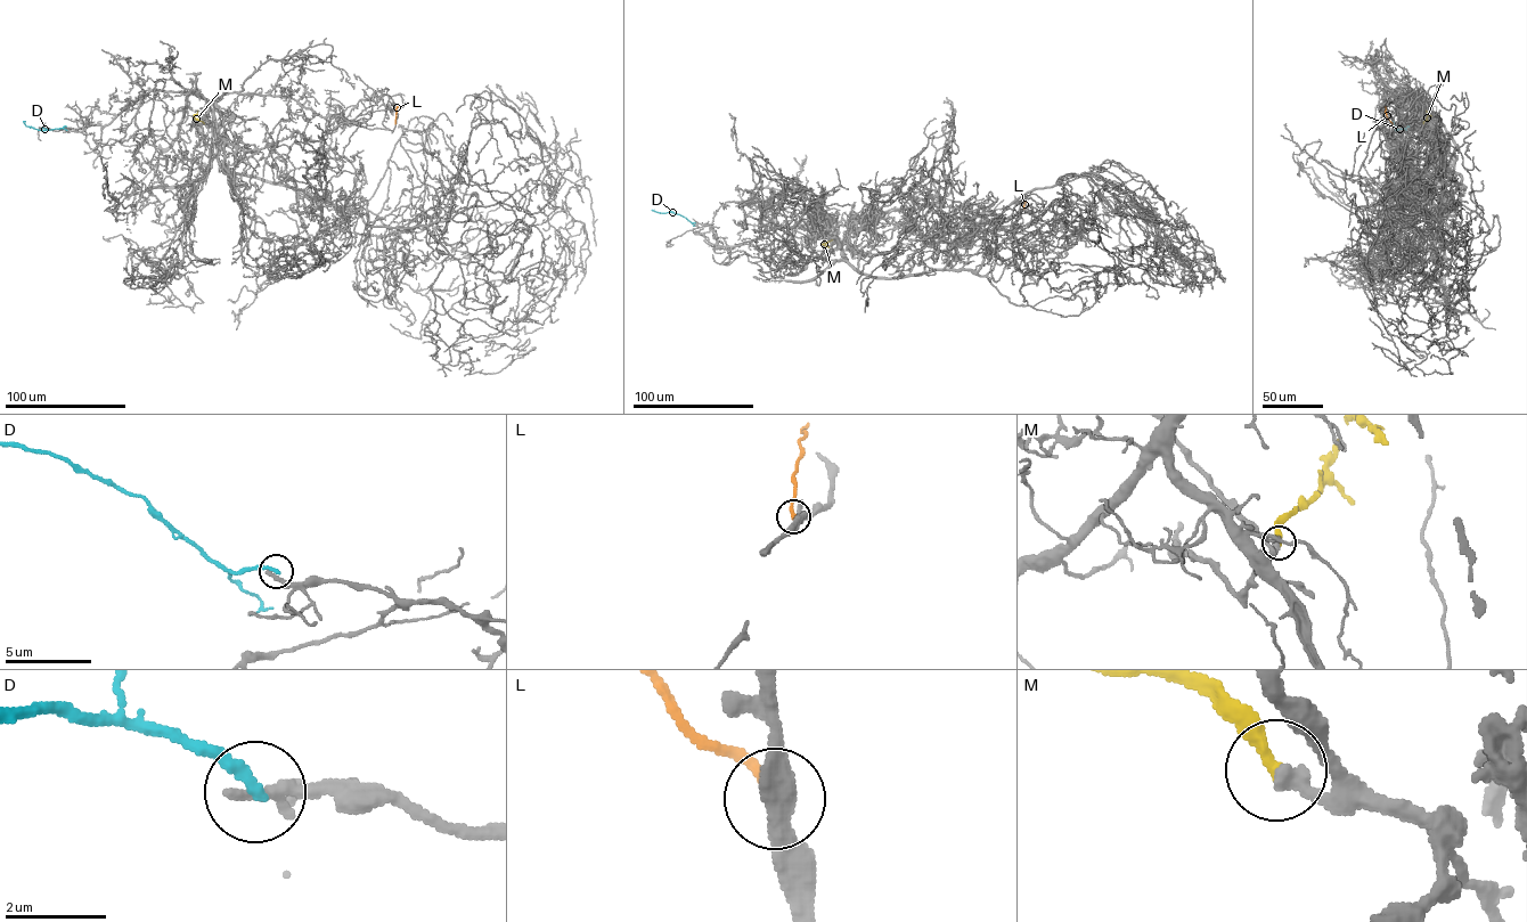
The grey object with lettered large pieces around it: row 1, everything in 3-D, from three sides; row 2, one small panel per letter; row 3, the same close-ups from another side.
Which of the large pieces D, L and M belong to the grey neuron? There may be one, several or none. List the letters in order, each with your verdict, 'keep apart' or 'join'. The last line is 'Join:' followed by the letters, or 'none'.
D: keep apart
L: keep apart
M: join
Join: M

